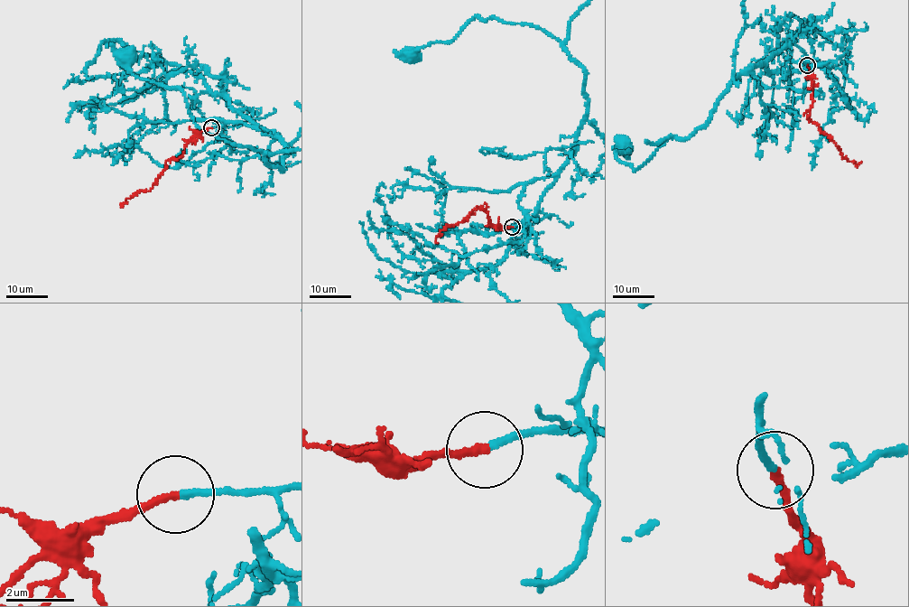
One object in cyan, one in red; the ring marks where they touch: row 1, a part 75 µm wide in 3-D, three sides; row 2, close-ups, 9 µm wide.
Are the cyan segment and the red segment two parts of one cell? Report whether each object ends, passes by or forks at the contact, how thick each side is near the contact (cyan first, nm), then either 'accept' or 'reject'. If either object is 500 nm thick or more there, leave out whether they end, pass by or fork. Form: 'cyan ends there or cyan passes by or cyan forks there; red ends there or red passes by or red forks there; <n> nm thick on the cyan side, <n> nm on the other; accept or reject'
cyan ends there; red ends there; 200 nm thick on the cyan side, 220 nm on the other; accept

